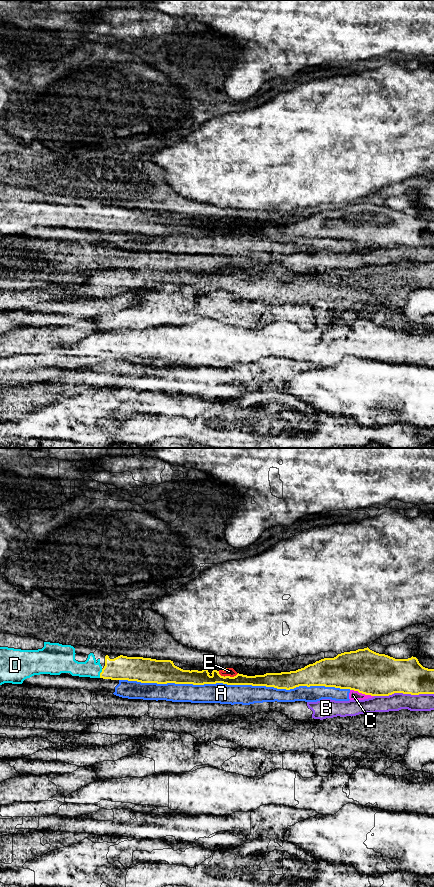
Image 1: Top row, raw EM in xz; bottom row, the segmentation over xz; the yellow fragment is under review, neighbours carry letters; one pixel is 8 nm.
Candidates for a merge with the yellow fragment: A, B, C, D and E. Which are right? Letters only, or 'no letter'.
D

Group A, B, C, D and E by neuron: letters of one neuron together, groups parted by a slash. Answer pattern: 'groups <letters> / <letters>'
groups A E / B / C / D

